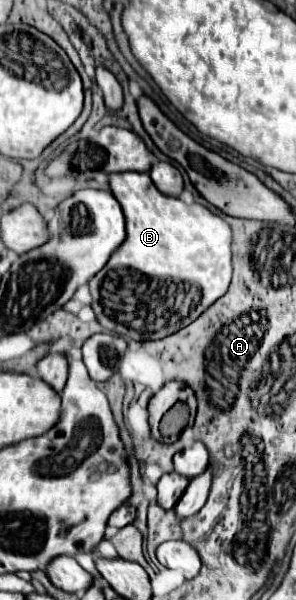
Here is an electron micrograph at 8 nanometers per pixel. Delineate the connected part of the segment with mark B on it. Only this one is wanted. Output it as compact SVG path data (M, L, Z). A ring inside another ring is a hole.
M115 172L109 174L109 184L127 220L127 240L111 254L109 262L95 274L95 278L89 280L93 310L103 328L123 338L165 338L197 320L197 314L205 312L227 292L231 282L231 228L223 218L201 204L185 204L179 198L161 194L149 174ZM185 286L191 286L191 308L181 310L177 308L177 300L185 292Z

